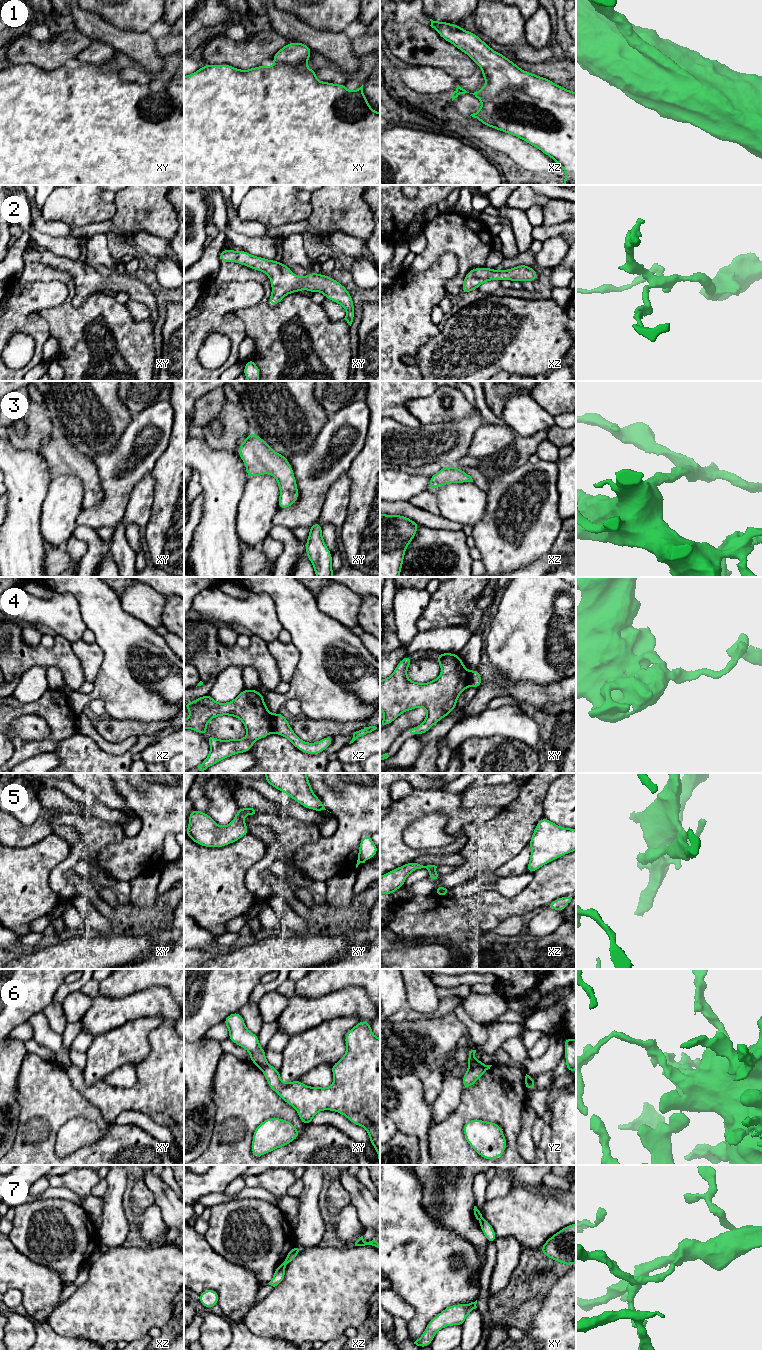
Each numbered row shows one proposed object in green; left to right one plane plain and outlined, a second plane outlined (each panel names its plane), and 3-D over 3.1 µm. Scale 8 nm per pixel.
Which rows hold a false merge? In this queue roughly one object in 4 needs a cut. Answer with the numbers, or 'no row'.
4, 6, 7

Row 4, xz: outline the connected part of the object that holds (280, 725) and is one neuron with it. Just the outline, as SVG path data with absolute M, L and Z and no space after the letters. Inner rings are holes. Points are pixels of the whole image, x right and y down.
M276 713L272 717L273 732L286 737L298 750L310 754L318 755L330 746L334 737L328 736L315 743L307 743L300 739L291 729L288 720L280 713Z

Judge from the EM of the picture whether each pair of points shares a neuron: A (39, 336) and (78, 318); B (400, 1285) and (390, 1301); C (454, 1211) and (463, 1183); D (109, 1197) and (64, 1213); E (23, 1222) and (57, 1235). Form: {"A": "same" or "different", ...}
{"A": "different", "B": "different", "C": "same", "D": "different", "E": "same"}

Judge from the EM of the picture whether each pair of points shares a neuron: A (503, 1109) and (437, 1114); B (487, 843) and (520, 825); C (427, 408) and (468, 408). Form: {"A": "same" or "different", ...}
{"A": "different", "B": "same", "C": "same"}

